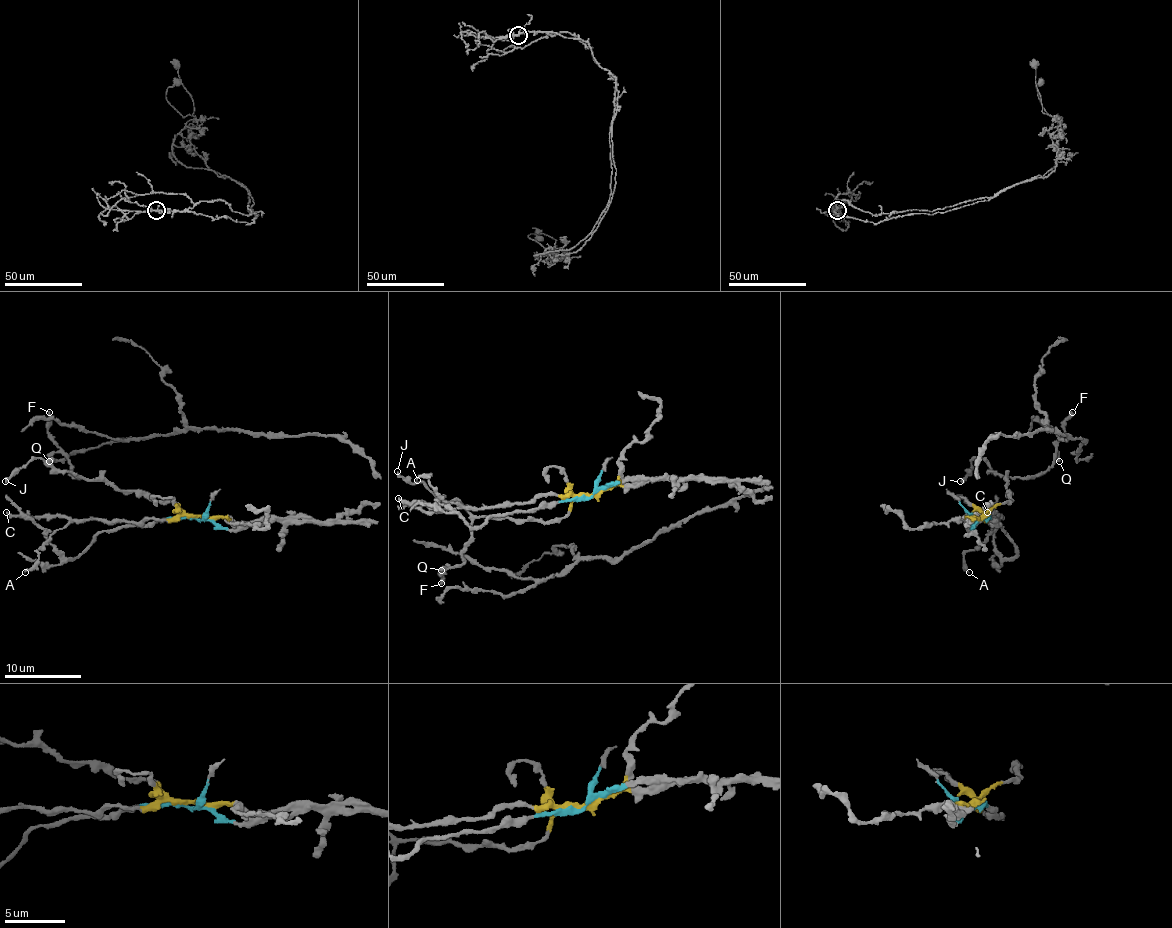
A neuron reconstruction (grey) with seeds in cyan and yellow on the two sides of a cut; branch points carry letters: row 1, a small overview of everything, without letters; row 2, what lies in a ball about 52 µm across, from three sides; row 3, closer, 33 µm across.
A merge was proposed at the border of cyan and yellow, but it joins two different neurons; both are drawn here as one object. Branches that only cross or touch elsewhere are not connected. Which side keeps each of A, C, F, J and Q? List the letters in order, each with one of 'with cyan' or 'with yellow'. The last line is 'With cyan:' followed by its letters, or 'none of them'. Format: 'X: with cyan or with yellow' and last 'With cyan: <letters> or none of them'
A: with yellow
C: with yellow
F: with yellow
J: with yellow
Q: with yellow
With cyan: none of them

